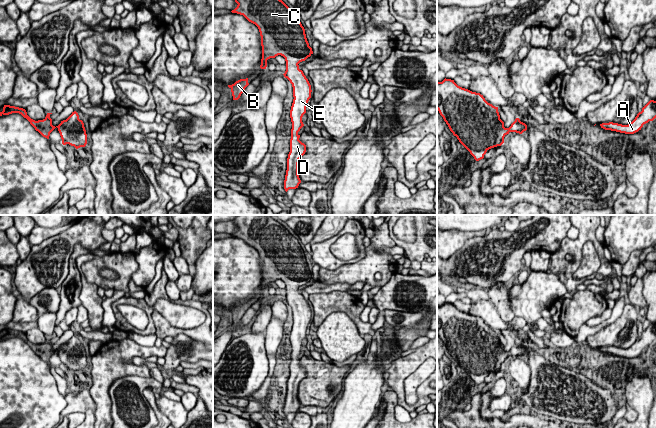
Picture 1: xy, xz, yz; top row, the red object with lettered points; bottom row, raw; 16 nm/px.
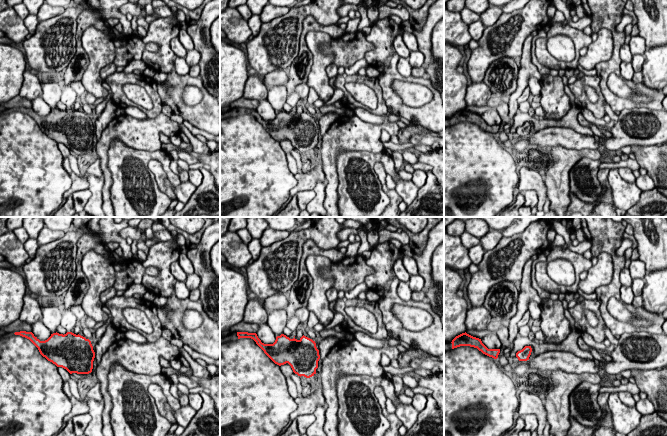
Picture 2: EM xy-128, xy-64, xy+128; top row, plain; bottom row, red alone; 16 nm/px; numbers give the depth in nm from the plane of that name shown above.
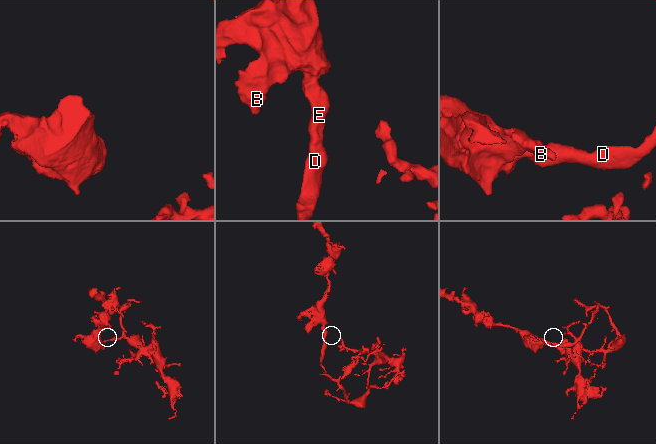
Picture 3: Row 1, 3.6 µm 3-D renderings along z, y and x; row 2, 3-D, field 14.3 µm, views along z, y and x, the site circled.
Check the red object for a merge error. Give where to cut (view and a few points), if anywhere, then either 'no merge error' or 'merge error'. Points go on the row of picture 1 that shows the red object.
no cut | no merge error

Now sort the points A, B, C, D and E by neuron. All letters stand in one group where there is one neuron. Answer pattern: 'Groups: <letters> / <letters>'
Groups: A B C D E

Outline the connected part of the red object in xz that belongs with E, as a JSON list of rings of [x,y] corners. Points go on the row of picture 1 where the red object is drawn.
[[[235,0],[238,4],[232,13],[243,15],[255,24],[260,32],[262,59],[261,69],[266,69],[267,60],[281,55],[286,61],[283,74],[293,87],[293,103],[290,110],[292,122],[290,152],[284,189],[298,188],[301,180],[298,175],[299,159],[306,152],[298,132],[304,126],[302,117],[311,98],[311,85],[299,69],[299,63],[313,54],[306,38],[305,29],[298,16],[282,0]]]

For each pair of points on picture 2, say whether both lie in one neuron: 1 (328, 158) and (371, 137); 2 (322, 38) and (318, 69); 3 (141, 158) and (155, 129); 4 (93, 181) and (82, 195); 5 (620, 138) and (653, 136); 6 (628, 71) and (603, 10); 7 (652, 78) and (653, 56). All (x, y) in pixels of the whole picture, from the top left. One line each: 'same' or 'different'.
1: same
2: same
3: different
4: different
5: same
6: different
7: same

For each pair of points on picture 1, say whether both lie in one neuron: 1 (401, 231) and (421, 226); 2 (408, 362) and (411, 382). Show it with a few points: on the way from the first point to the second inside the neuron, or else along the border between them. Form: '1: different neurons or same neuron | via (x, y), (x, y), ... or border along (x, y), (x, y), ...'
1: different neurons | border along (393, 225), (393, 233), (399, 239), (416, 239)
2: different neurons | border along (426, 358), (404, 380), (404, 396)

